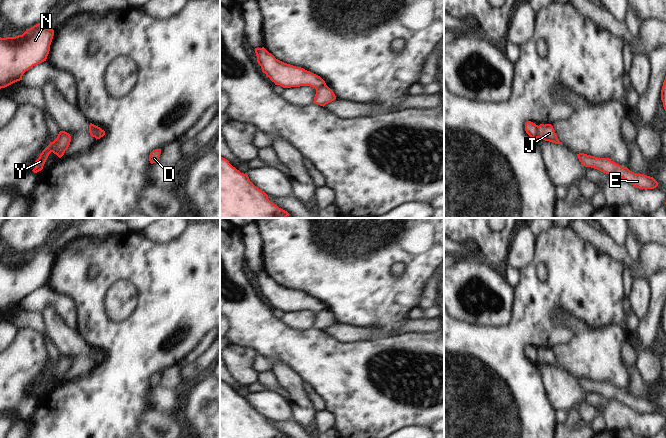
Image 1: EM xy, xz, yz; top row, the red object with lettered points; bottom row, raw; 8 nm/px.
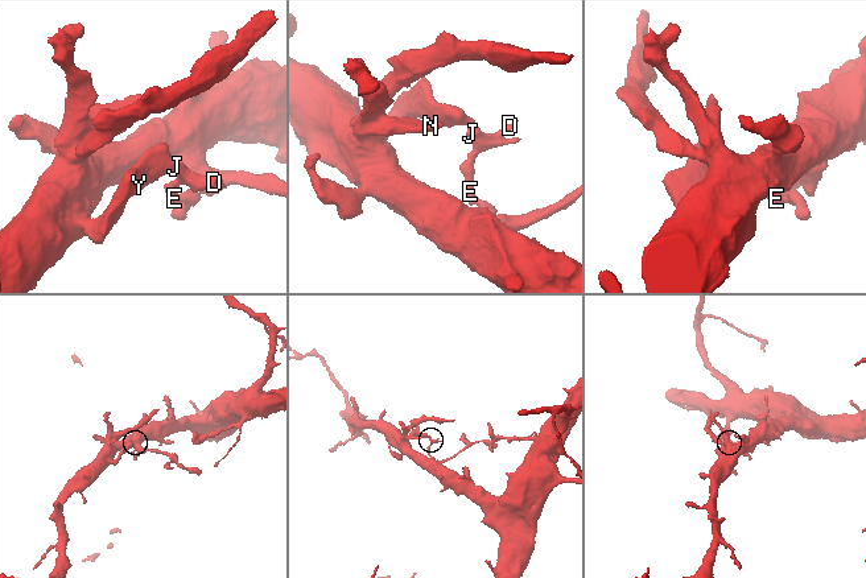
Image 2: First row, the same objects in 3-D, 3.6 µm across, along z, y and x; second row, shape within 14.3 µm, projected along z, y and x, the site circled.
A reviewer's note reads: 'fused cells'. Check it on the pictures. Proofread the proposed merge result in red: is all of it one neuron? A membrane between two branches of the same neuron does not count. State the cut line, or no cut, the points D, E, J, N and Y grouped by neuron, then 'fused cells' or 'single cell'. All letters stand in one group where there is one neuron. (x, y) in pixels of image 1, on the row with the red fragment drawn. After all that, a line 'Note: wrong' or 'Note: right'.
cut in yz along (539, 126), (536, 137); D E J / N Y; fused cells
Note: right

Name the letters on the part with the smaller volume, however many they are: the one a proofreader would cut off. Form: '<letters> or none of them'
D, E, J

